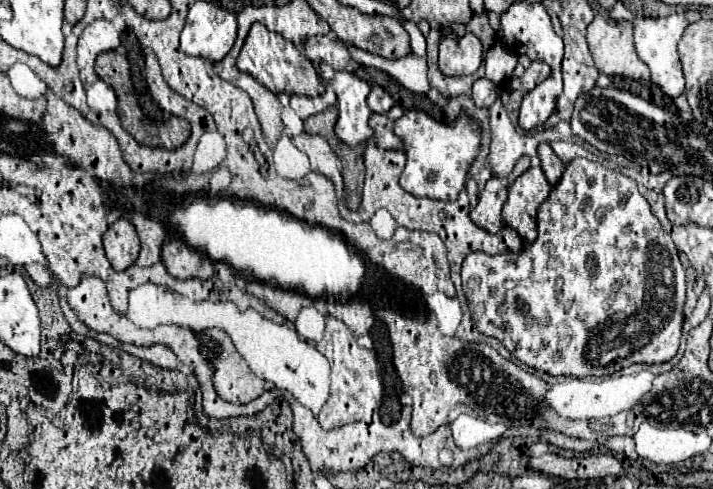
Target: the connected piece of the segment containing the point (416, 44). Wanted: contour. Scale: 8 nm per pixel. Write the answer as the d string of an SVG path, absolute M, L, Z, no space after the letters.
M399 18L399 22L403 24L403 28L405 28L407 34L409 34L411 52L417 54L417 56L425 56L425 36L423 36L421 30L417 28L417 24L411 22L411 20L405 20L405 18Z

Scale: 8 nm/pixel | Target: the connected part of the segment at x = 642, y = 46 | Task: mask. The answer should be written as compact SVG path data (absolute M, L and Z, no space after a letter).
M617 2L617 6L609 14L615 20L631 20L633 30L635 30L637 54L649 66L653 82L671 98L677 98L679 94L683 94L685 84L683 84L683 72L681 72L679 54L677 54L677 44L683 36L683 30L689 26L689 20L685 18L685 14L675 12L667 18L641 18L641 16L635 16L631 10L627 10L621 2Z

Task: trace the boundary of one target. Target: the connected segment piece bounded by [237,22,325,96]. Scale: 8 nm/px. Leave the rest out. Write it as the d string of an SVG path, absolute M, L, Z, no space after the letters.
M255 22L245 38L245 44L241 48L241 54L237 58L237 68L245 74L251 74L259 84L267 86L275 94L303 94L303 96L317 96L323 94L325 86L319 80L313 64L298 48L285 40L281 34L269 32L263 24Z

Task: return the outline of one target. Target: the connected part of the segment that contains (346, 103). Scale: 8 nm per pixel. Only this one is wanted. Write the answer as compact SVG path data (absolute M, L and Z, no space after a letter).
M347 70L335 72L331 84L337 94L337 108L339 108L335 134L349 146L367 142L373 136L373 130L367 124L371 110L365 102L371 90L369 84Z

